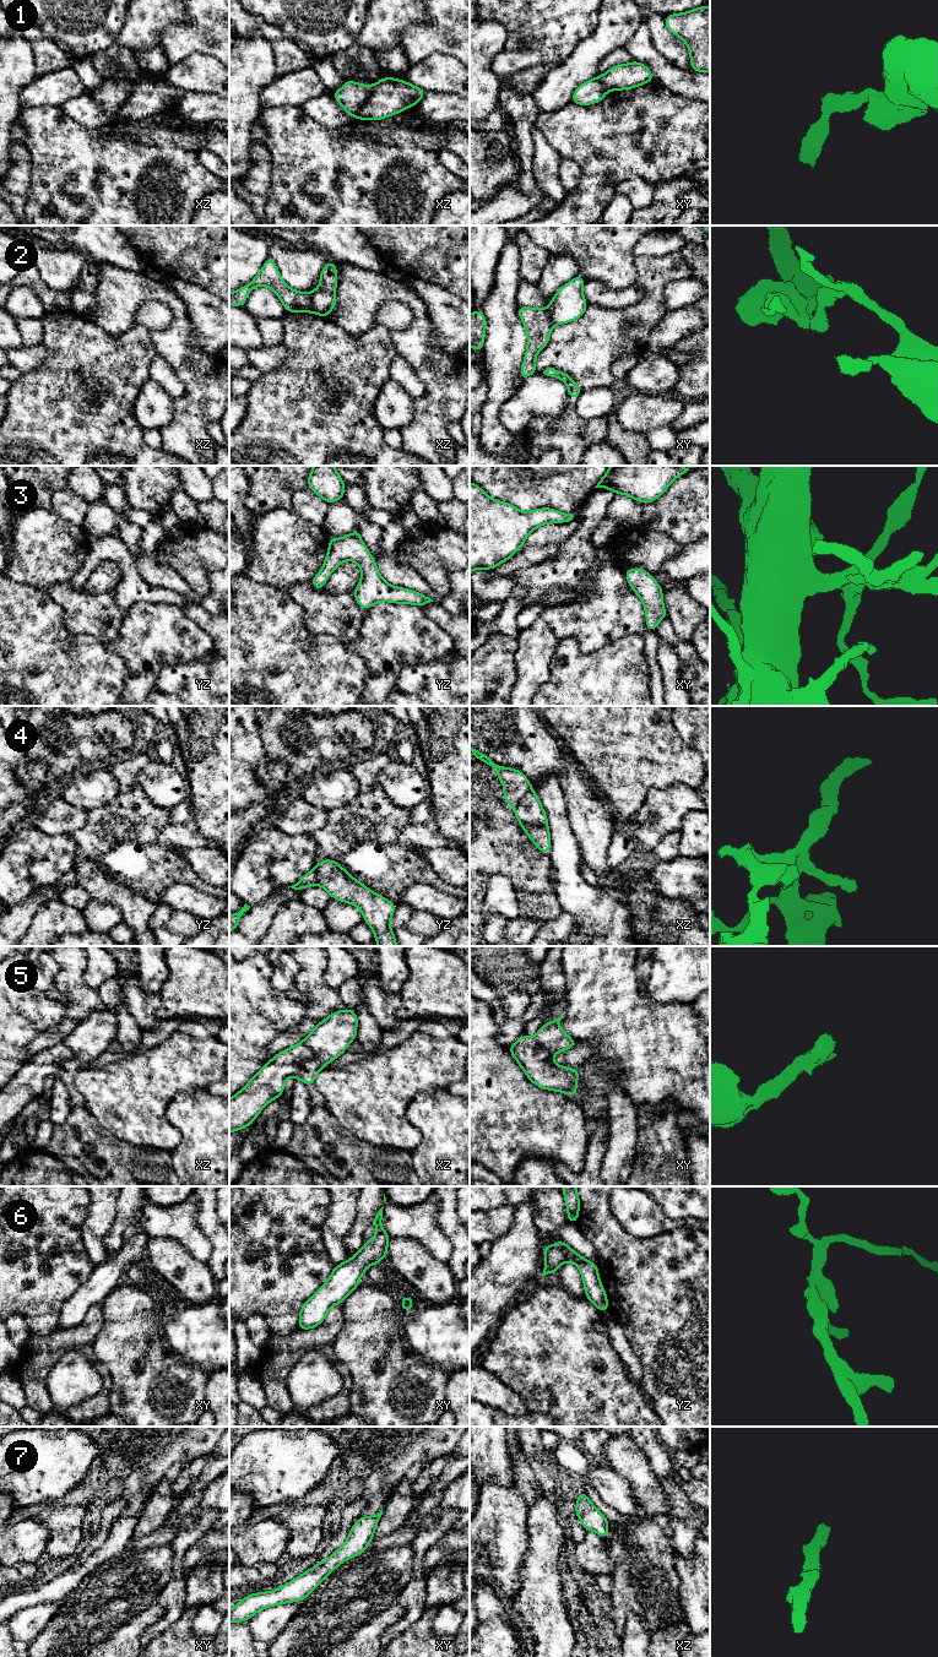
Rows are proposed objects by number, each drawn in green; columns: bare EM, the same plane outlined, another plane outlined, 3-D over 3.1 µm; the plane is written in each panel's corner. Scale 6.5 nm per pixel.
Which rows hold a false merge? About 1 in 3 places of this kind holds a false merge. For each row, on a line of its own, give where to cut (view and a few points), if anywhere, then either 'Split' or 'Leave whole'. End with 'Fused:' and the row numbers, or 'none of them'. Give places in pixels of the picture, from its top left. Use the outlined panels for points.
1: Split along xz (373, 86), (358, 118). Split
2: Split along xz (309, 293), (312, 311). Split
3: No split. Leave whole
4: Split along xz (531, 788), (516, 805). Split
5: Split along xz (303, 1042), (313, 1052), (313, 1055), (301, 1065), (296, 1076). Split
6: No split. Leave whole
7: No split. Leave whole
Fused: 1, 2, 4, 5

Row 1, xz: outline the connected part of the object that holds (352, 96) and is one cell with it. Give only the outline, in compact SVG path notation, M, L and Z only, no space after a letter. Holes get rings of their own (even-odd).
M347 80L341 89L332 92L335 99L351 116L359 119L359 113L372 93L373 86Z

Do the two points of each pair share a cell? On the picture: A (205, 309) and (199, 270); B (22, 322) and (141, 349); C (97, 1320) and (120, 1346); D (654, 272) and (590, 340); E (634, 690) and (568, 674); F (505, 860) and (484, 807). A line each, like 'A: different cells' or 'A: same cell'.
A: different cells
B: different cells
C: different cells
D: same cell
E: same cell
F: same cell

